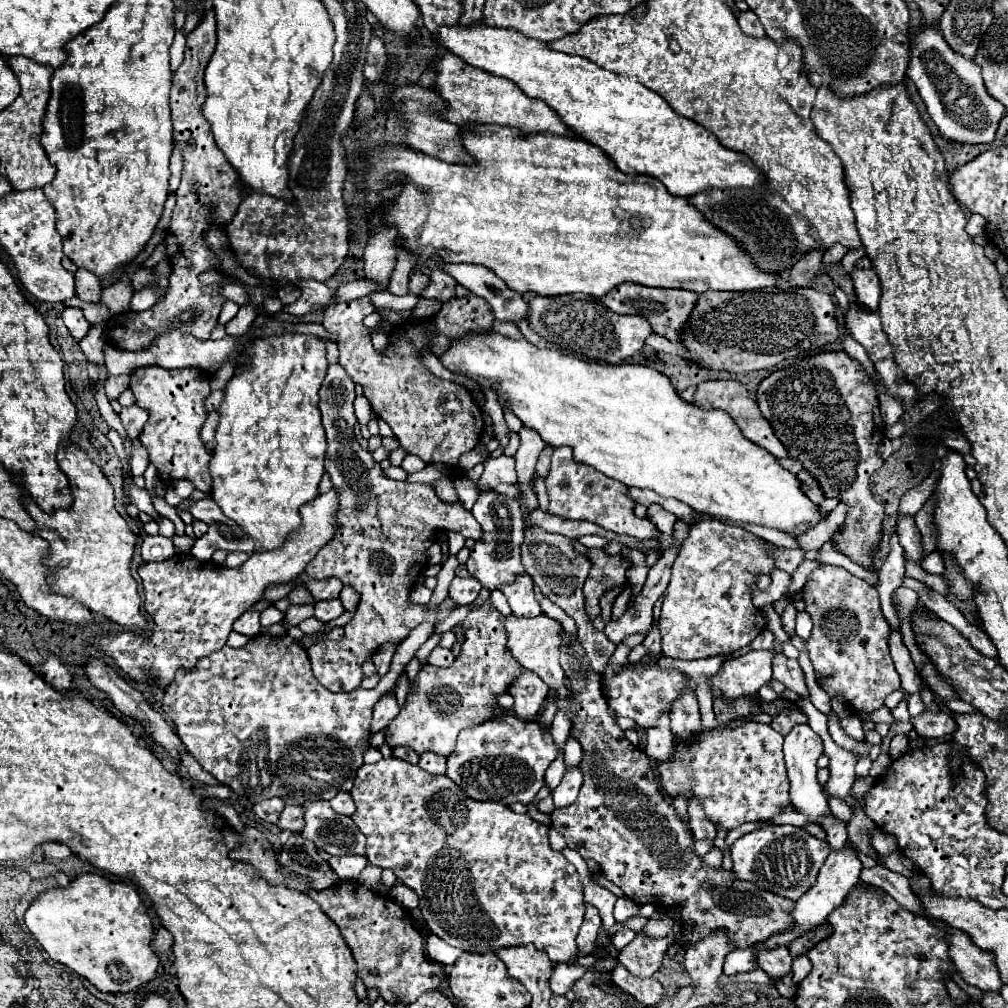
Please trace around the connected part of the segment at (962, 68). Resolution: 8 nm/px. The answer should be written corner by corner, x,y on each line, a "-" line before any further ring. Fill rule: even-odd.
922,25
916,33
910,33
910,61
906,77
916,85
930,119
940,131
940,137
958,145
994,141
1006,107
986,91
980,67
974,61
964,61
964,57
948,49
948,43
940,37
936,25

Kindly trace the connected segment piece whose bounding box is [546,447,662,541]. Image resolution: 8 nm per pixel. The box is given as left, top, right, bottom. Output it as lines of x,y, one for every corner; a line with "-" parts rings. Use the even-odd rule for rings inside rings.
568,447
554,449
552,467
546,477
546,491
550,497
548,505
550,515
562,519
586,519
614,533
626,533
638,539
656,539
656,541
662,539
660,531
652,521
634,517
632,507
636,503
626,495
628,487
620,485
620,481
612,481
610,477
592,471
588,465
576,465
576,461
572,461
572,449

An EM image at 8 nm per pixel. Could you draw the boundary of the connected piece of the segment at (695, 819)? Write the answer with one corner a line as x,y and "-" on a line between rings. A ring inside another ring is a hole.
696,798
688,801
688,817
690,817
690,827
696,839
710,839
714,841
716,837
716,827
708,821
708,817
704,815
704,809

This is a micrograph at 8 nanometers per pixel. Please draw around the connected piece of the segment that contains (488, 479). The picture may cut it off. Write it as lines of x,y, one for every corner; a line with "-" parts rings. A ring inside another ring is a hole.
500,455
498,459
486,459
484,461
484,471
478,485
494,487
498,483
518,483
512,457

